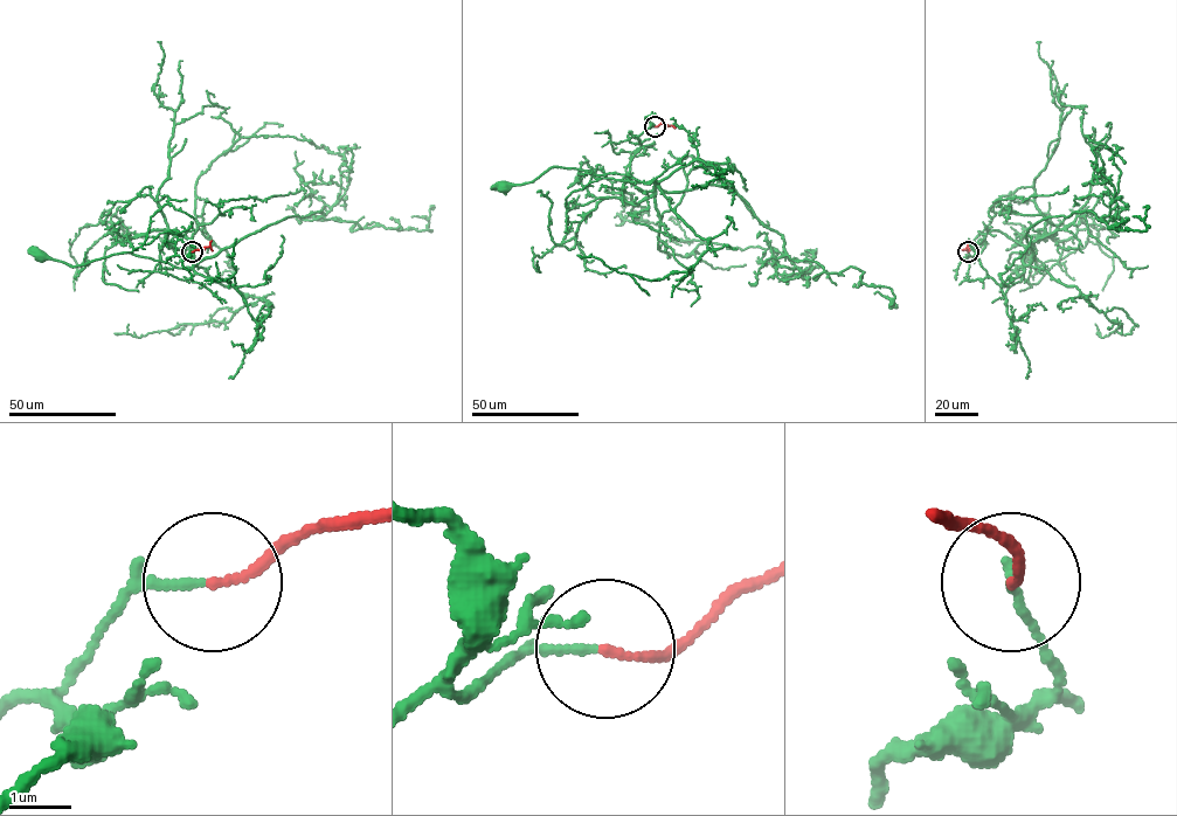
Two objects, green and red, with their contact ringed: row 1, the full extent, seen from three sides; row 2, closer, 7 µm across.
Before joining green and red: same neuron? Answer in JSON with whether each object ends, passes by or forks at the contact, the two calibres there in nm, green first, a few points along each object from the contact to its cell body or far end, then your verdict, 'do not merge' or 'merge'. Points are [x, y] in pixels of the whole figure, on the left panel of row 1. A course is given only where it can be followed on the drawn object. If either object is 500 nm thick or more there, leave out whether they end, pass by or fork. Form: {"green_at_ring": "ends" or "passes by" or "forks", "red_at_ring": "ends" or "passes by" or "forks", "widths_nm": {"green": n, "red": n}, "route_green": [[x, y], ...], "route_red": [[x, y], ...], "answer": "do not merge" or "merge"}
{"green_at_ring": "ends", "red_at_ring": "ends", "widths_nm": {"green": 130, "red": 130}, "route_green": [[192, 251], [177, 255], [171, 230], [170, 246], [191, 246], [191, 267], [129, 253], [71, 267], [40, 255]], "route_red": [[192, 251], [208, 247], [212, 240]], "answer": "merge"}

